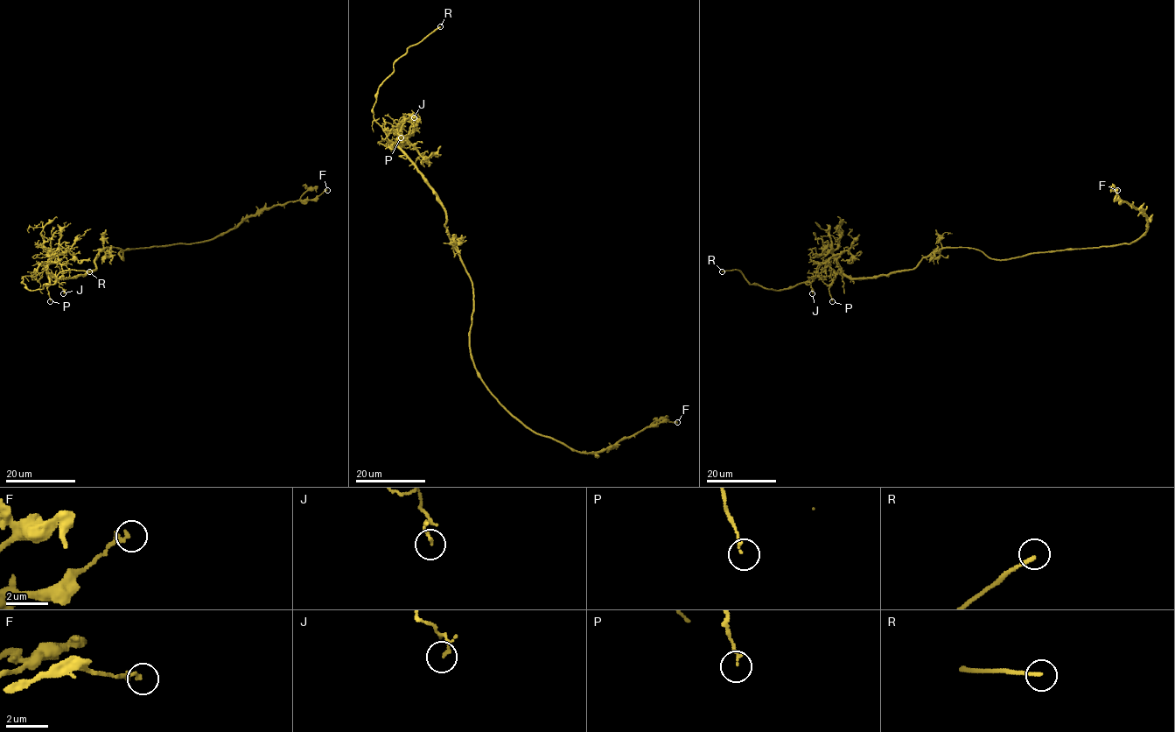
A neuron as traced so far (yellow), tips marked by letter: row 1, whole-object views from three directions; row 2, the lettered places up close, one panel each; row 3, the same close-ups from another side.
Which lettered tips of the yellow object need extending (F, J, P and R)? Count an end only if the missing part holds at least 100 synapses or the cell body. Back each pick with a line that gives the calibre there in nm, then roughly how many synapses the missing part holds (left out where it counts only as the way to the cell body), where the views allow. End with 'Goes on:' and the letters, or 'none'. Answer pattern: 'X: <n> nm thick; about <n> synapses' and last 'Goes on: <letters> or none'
R: 170 nm thick
Goes on: R

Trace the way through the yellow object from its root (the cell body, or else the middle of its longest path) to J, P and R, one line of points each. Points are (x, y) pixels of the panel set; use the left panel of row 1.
J: (122, 252), (106, 248), (94, 270), (65, 278), (47, 270), (54, 257), (63, 270), (63, 293)
P: (122, 252), (106, 248), (94, 270), (65, 278), (47, 270), (51, 258), (50, 301)
R: (122, 252), (102, 249), (85, 275), (54, 278), (45, 270), (22, 282), (41, 290), (62, 271), (89, 271)

